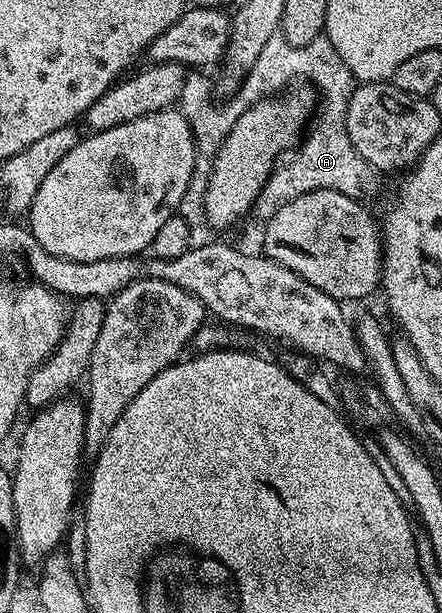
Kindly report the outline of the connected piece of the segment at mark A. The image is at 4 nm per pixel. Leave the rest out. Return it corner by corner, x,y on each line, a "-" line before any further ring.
280,35
267,39
263,51
259,51
259,59
255,59
245,80
236,86
234,93
237,94
227,98
222,105
213,101
213,89
201,73
204,72
193,71
186,76
179,102
179,112
189,120
195,143
195,167
191,183
187,183
187,191
183,191
179,210
179,217
185,220
185,225
189,228
190,242
199,245
210,244
211,229
205,219
205,192
209,172
213,170
213,158
227,139
229,129
235,127
235,119
239,119
239,115
243,115
243,111
250,109
256,101
272,98
294,83
308,83
319,100
303,140
288,153
277,158
273,173
267,179
261,194
257,196
255,213
258,213
261,219
268,219
275,215
275,211
279,211
279,207
283,207
283,203
299,199
299,195
307,195
307,191
324,189
339,191
362,203
368,202
367,199
372,195
379,180
379,174
361,158
355,147
351,147
351,135
347,135
347,103
351,103
355,78
347,63
339,59
339,51
331,47
324,35
307,43
307,47
291,47
291,43
287,43
287,39

